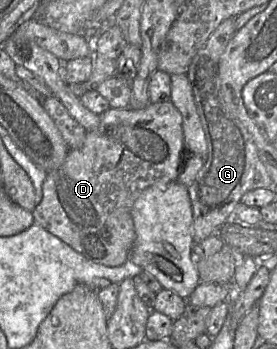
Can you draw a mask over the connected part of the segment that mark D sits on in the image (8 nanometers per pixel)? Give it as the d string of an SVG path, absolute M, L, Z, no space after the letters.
M169 100L162 103L149 104L143 109L109 108L99 115L100 122L94 130L86 132L84 143L81 147L70 149L63 164L54 170L48 171L42 185L42 199L32 211L34 223L40 225L49 233L58 237L64 243L73 248L86 259L109 267L124 264L130 258L130 254L136 239L136 232L132 219L132 207L142 191L153 185L165 185L176 181L178 178L181 156L184 148L184 136L182 129L182 116L174 104Z

